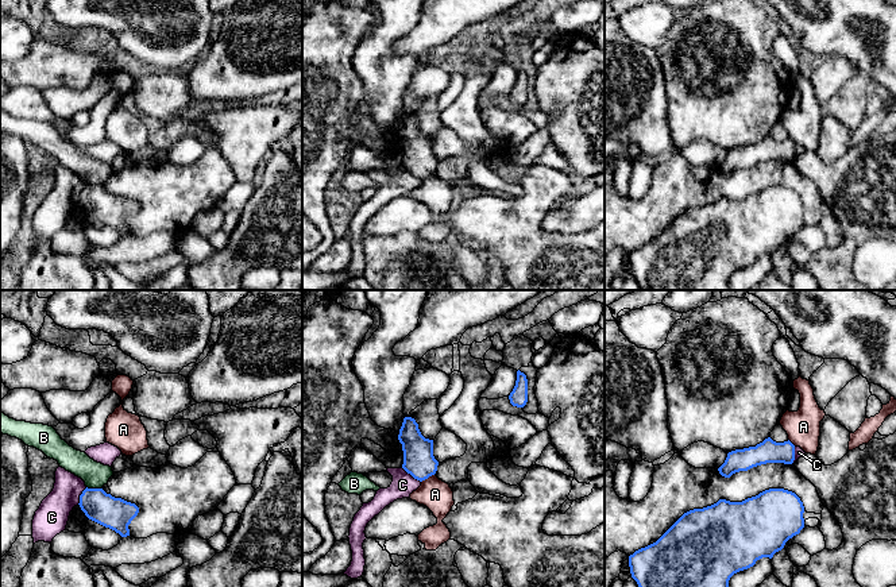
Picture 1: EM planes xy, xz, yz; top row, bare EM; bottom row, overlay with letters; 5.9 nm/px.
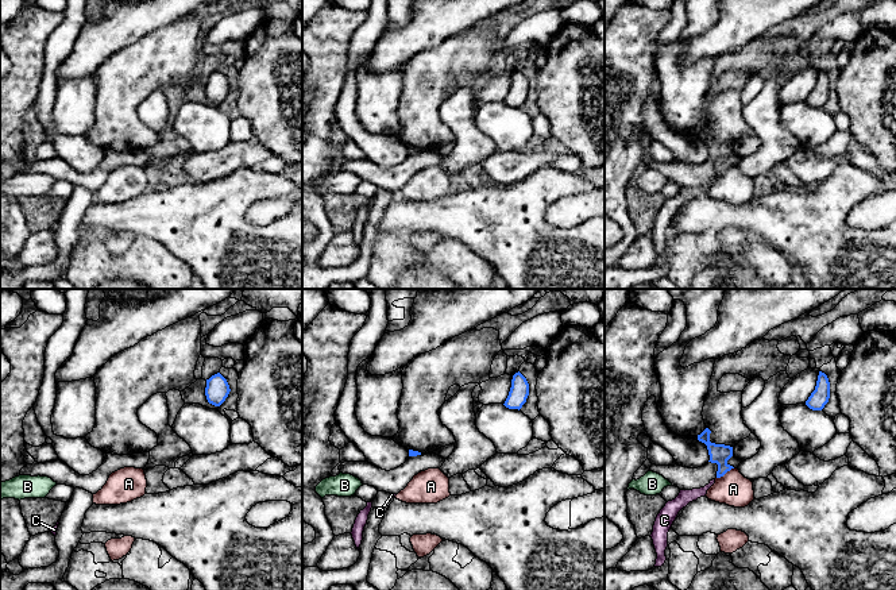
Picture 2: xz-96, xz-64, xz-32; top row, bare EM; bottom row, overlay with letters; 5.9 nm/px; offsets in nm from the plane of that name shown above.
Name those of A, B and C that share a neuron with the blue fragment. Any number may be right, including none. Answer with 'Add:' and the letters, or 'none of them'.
Add: none of them

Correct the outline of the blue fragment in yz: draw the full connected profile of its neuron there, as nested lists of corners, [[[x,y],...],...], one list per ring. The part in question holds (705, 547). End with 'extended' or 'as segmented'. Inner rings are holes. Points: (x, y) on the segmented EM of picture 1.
[[[769,488],[742,502],[717,503],[684,513],[656,542],[629,556],[638,587],[729,587],[730,578],[762,557],[772,559],[804,528],[800,498],[784,488]]]; as segmented

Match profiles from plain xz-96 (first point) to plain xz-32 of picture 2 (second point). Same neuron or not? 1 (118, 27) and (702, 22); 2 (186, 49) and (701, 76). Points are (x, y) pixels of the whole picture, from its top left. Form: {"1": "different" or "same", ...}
{"1": "different", "2": "different"}

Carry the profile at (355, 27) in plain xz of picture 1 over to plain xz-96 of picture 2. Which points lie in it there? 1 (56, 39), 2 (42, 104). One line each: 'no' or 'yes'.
1: no
2: no

